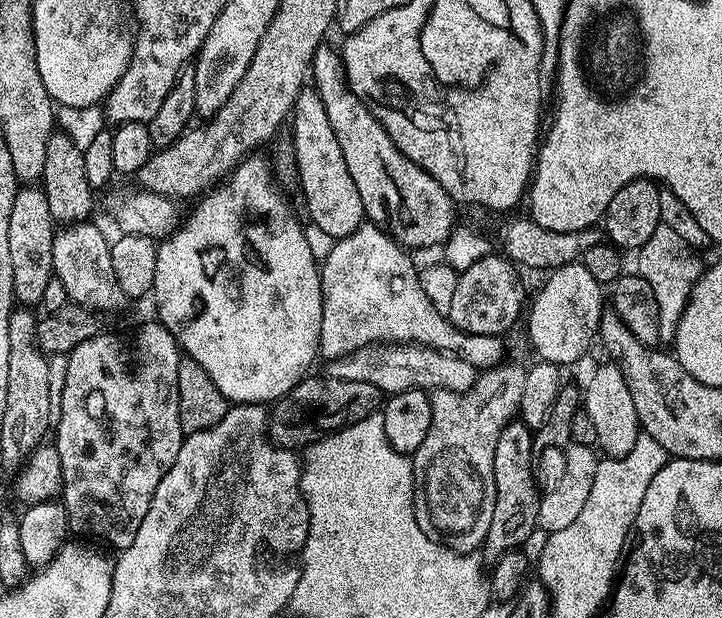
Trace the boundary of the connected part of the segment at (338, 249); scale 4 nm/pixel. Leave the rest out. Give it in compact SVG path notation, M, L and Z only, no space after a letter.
M365 222L358 226L358 230L354 230L354 234L350 234L346 238L335 241L333 248L320 264L320 285L322 286L322 298L324 305L322 306L322 330L320 331L320 351L321 357L328 360L336 360L340 356L349 356L354 350L365 348L367 344L427 344L430 348L436 348L439 352L452 352L458 358L462 358L462 362L470 362L470 366L474 366L477 370L486 368L494 368L497 364L505 359L504 356L504 339L503 335L487 336L486 334L470 334L466 330L462 330L458 326L454 326L448 321L447 315L439 313L434 302L427 296L426 290L420 281L420 272L418 268L412 265L409 253L397 241L392 239L383 228L378 227L371 222Z

